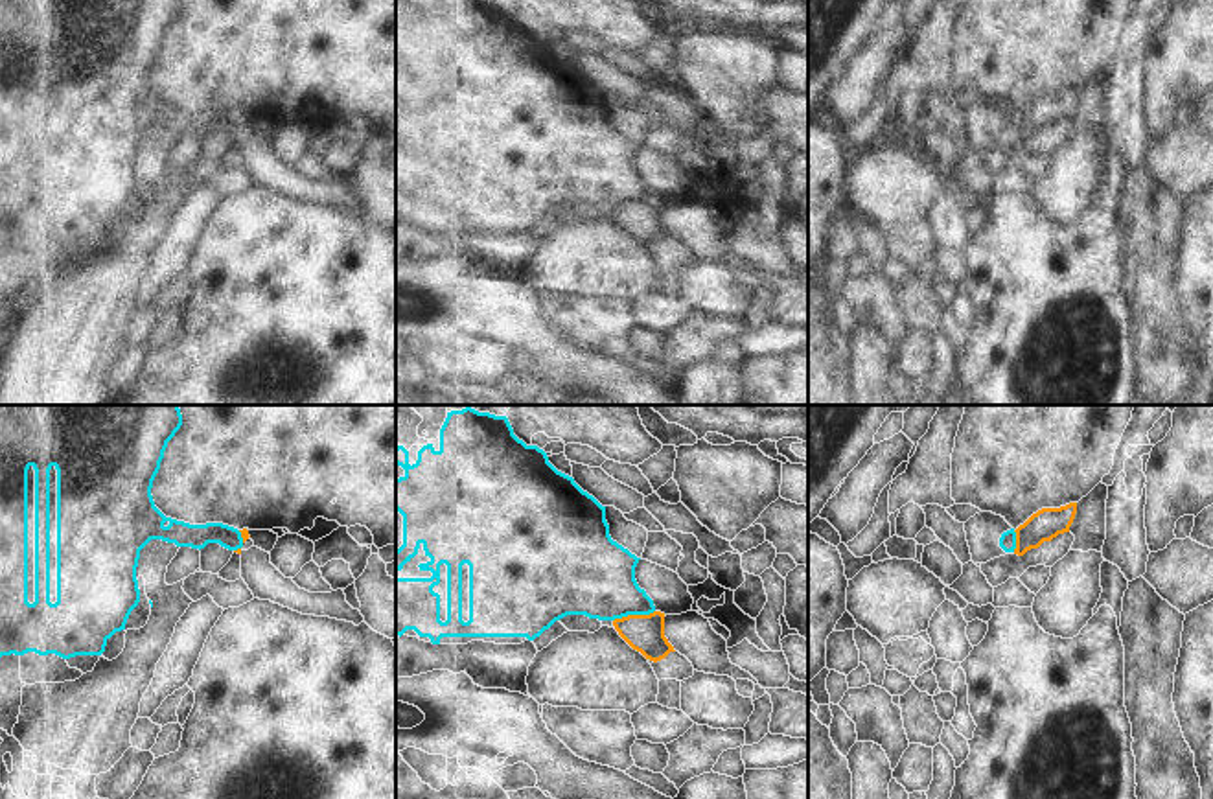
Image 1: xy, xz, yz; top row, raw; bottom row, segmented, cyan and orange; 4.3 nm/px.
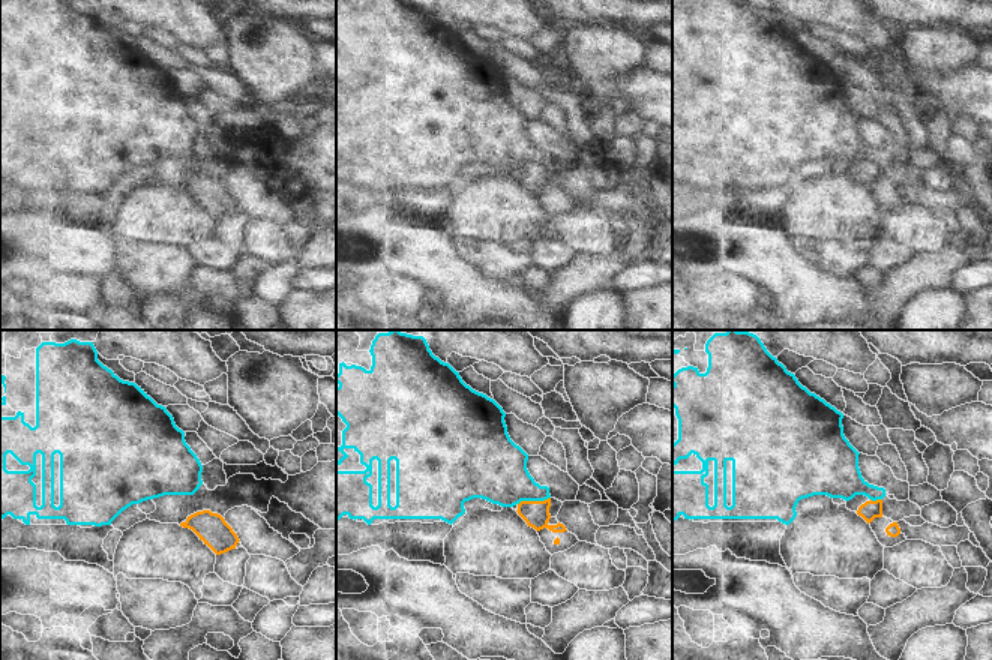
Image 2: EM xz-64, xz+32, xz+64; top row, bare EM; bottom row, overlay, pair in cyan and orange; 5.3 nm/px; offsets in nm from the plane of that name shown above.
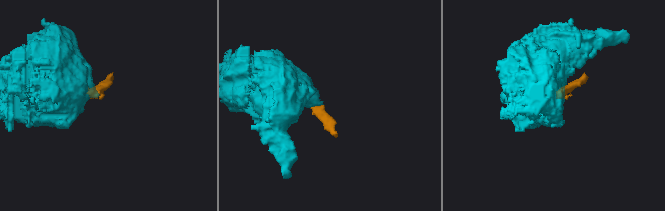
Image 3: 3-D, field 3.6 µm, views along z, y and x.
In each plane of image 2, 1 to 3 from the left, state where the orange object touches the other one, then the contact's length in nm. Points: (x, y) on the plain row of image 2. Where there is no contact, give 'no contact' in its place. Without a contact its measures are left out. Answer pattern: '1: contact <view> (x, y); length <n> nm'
1: no contact
2: contact xz+32 (533, 164); length 180 nm
3: contact xz+64 (877, 162); length 60 nm

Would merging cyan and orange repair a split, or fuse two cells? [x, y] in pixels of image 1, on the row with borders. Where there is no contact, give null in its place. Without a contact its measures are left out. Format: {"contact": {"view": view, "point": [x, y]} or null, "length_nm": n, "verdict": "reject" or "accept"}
{"contact": {"view": "xz", "point": [634, 613]}, "length_nm": 190, "verdict": "reject"}

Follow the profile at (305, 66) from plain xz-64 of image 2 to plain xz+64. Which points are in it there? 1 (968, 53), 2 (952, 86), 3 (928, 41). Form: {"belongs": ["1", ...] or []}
{"belongs": ["1", "3"]}

